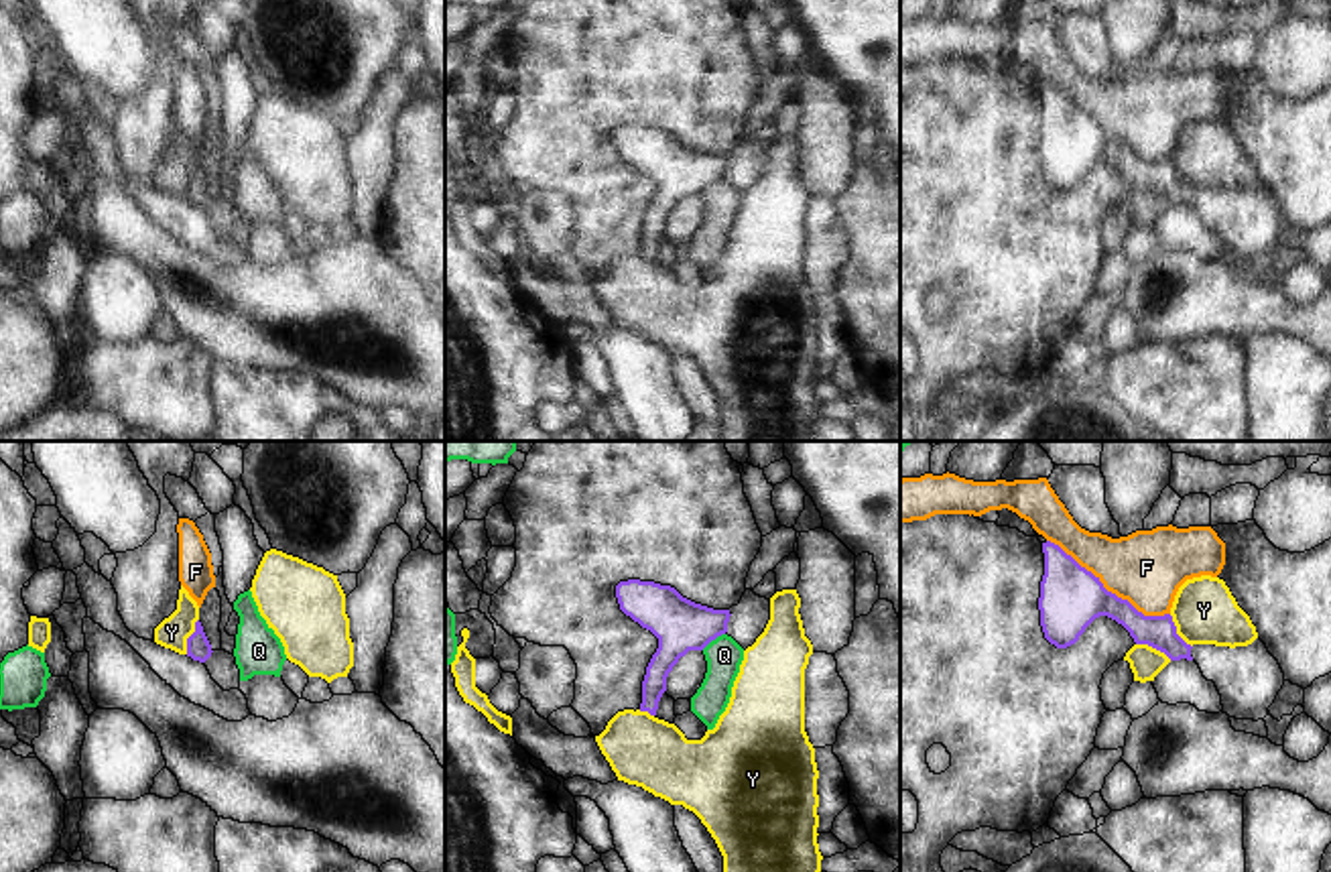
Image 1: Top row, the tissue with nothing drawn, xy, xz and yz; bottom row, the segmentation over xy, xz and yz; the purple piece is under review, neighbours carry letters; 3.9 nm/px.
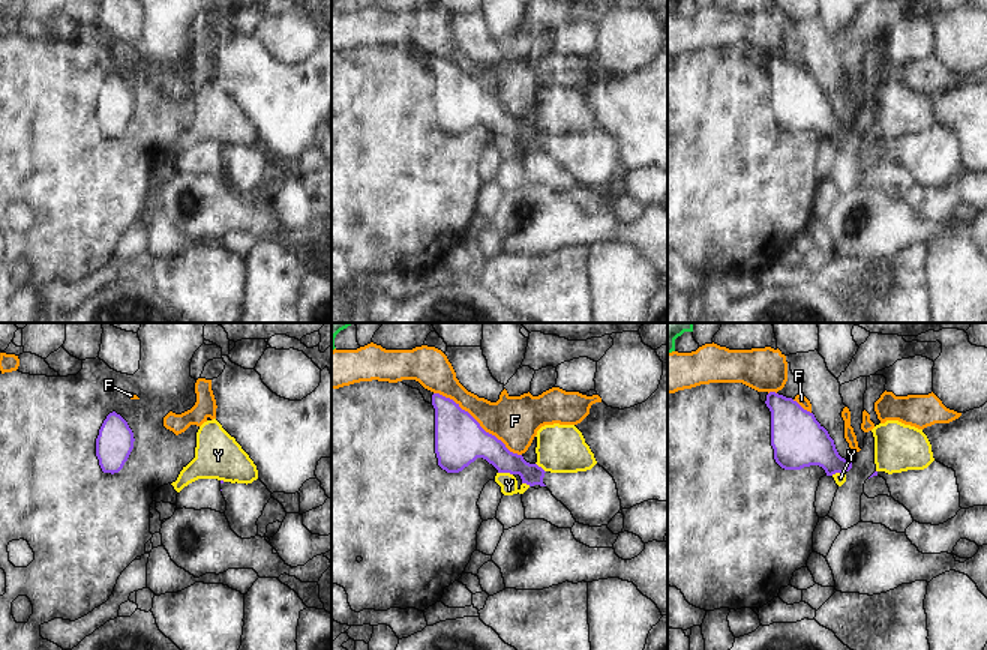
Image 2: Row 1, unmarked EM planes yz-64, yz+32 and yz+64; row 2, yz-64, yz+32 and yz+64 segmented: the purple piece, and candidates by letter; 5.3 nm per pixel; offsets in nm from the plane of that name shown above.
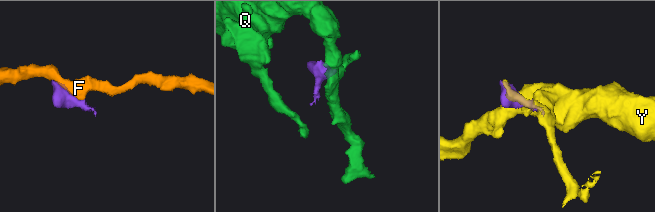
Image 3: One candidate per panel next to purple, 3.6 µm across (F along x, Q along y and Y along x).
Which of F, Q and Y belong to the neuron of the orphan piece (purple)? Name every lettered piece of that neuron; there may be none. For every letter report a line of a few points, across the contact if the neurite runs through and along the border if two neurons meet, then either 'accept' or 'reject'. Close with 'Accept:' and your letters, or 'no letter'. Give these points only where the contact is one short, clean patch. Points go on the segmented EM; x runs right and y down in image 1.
F: reject
Q: xz (724, 633), (702, 649) | reject
Y: xy (198, 618), (185, 653) | reject
Accept: no letter

